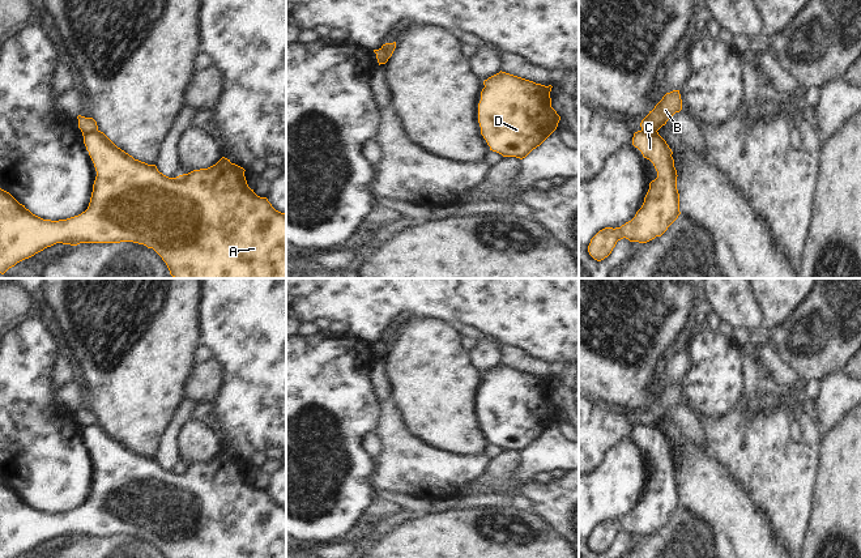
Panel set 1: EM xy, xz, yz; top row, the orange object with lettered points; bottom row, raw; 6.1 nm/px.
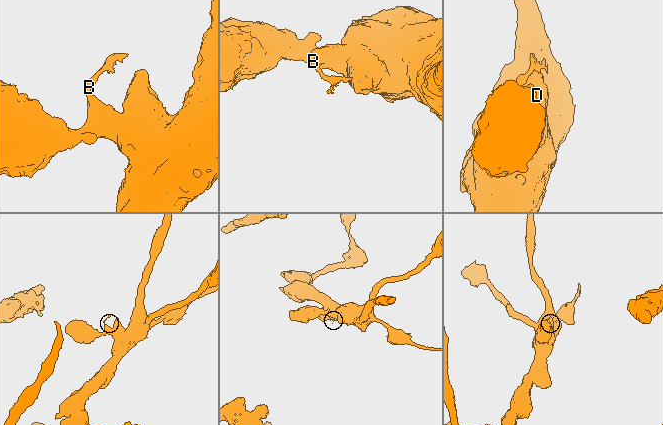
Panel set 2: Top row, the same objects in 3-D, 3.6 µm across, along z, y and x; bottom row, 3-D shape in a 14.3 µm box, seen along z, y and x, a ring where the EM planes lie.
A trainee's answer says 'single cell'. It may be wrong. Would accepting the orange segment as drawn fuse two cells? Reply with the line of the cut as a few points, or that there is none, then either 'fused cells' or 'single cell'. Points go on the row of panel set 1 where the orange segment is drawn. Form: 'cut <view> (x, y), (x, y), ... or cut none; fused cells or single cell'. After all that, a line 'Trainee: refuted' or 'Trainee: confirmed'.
cut xz (380, 49), (386, 54), (383, 63); fused cells
Trainee: refuted

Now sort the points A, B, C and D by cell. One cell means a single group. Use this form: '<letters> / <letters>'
A C D / B

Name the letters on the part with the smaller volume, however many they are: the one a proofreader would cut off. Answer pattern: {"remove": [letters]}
{"remove": ["B"]}

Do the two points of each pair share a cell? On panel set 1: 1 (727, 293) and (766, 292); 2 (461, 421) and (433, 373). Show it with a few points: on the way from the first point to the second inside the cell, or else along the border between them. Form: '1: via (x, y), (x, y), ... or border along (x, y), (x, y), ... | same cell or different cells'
1: border along (753, 292), (762, 312), (762, 322) | different cells
2: via (450, 409), (439, 399), (437, 384) | same cell

